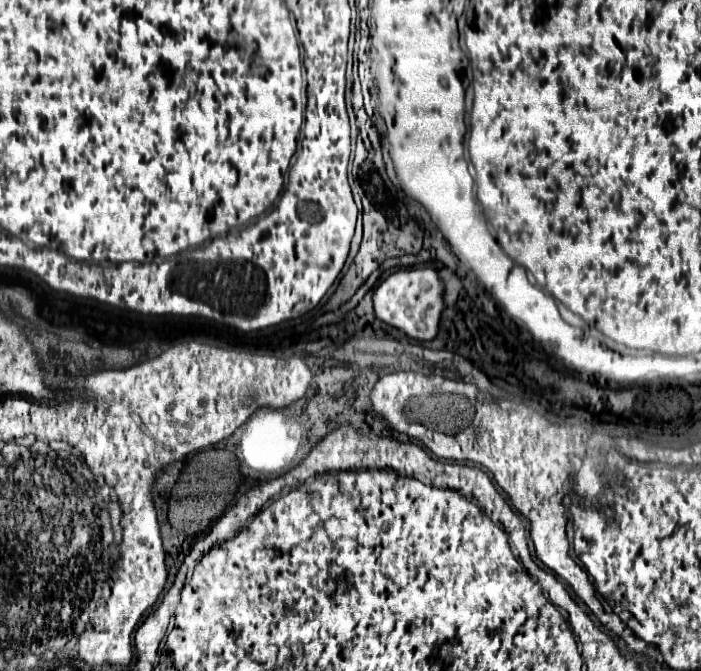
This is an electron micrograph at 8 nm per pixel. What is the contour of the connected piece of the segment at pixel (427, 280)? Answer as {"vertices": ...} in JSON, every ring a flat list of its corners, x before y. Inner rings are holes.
{"vertices":[[430,266,402,268,378,284,372,302,378,320,406,332,414,340,428,342,438,334,440,316,444,310,444,284,438,272]]}

